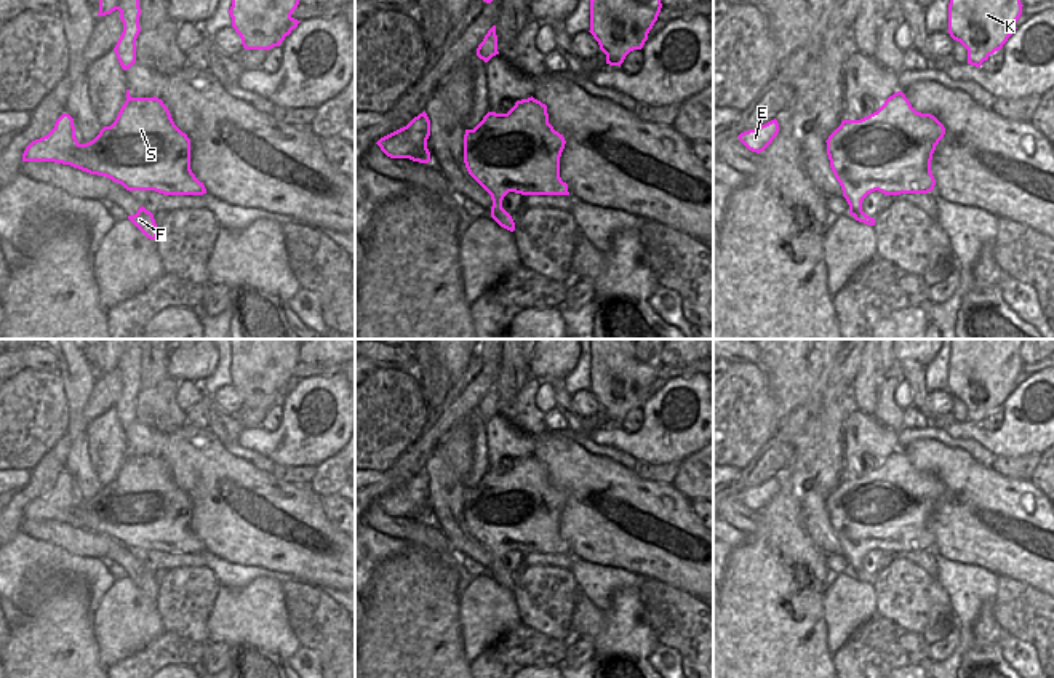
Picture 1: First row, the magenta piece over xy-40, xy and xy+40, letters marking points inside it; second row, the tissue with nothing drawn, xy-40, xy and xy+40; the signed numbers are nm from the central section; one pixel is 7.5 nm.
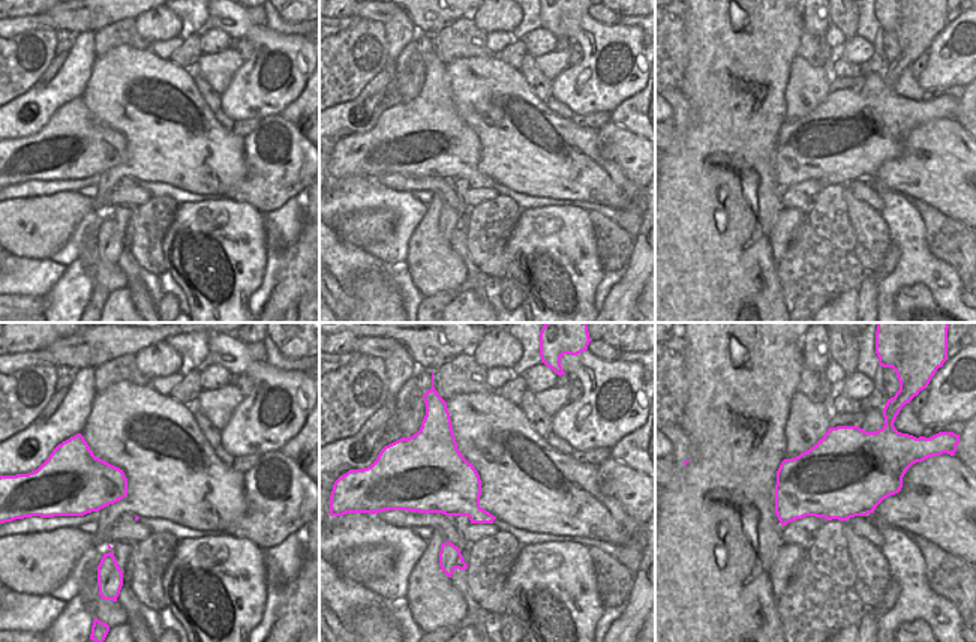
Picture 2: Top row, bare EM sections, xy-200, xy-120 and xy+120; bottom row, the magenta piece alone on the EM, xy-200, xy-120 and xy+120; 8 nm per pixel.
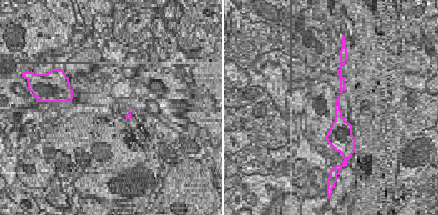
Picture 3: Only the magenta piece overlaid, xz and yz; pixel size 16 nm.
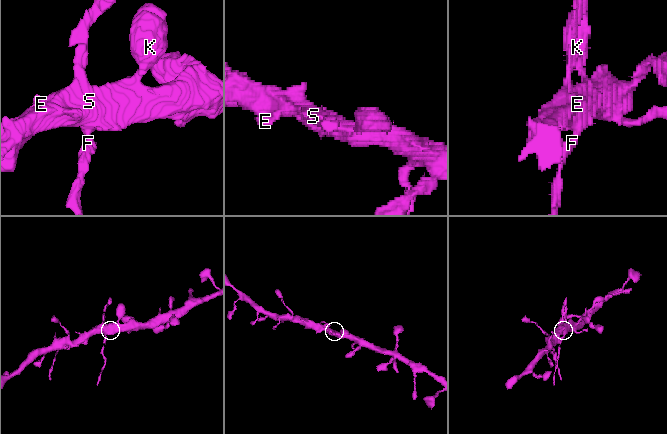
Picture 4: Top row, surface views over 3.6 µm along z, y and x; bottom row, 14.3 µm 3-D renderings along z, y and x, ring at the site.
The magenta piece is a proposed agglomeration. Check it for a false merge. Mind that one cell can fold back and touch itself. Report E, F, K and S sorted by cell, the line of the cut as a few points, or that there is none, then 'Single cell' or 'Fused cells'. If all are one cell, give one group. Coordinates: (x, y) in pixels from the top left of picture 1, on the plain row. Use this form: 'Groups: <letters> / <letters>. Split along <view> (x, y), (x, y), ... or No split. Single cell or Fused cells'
Groups: E K S / F. Split along xy+40 (850, 563), (861, 568). Fused cells

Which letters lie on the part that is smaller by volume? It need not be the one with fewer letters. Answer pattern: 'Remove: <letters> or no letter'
Remove: F

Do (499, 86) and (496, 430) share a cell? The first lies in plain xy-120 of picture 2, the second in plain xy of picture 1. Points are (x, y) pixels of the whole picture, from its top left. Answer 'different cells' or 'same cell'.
different cells

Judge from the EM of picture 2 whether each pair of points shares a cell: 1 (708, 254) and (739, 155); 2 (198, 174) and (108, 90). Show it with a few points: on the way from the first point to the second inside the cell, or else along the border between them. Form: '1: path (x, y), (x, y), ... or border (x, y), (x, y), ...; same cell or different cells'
1: path (708, 230), (744, 189), (744, 179); same cell
2: path (176, 152), (131, 107); same cell

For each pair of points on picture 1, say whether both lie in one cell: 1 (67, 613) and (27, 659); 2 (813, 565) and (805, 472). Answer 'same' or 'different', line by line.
1: same
2: same

